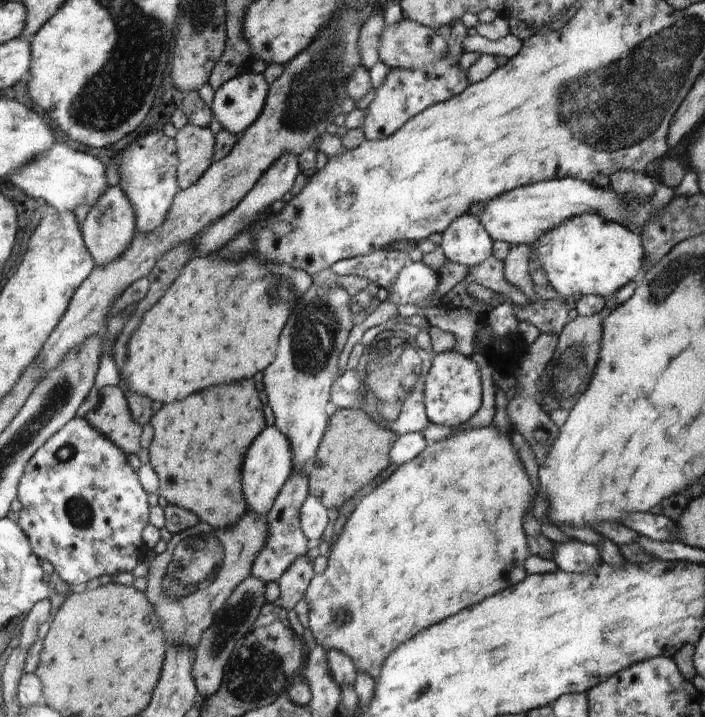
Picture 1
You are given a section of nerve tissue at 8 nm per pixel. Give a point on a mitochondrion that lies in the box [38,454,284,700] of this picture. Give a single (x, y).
(194, 565)

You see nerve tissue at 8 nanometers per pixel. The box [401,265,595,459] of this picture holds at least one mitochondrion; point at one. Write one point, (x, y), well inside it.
(568, 377)

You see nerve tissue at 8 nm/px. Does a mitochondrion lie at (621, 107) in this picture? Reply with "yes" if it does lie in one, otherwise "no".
yes

